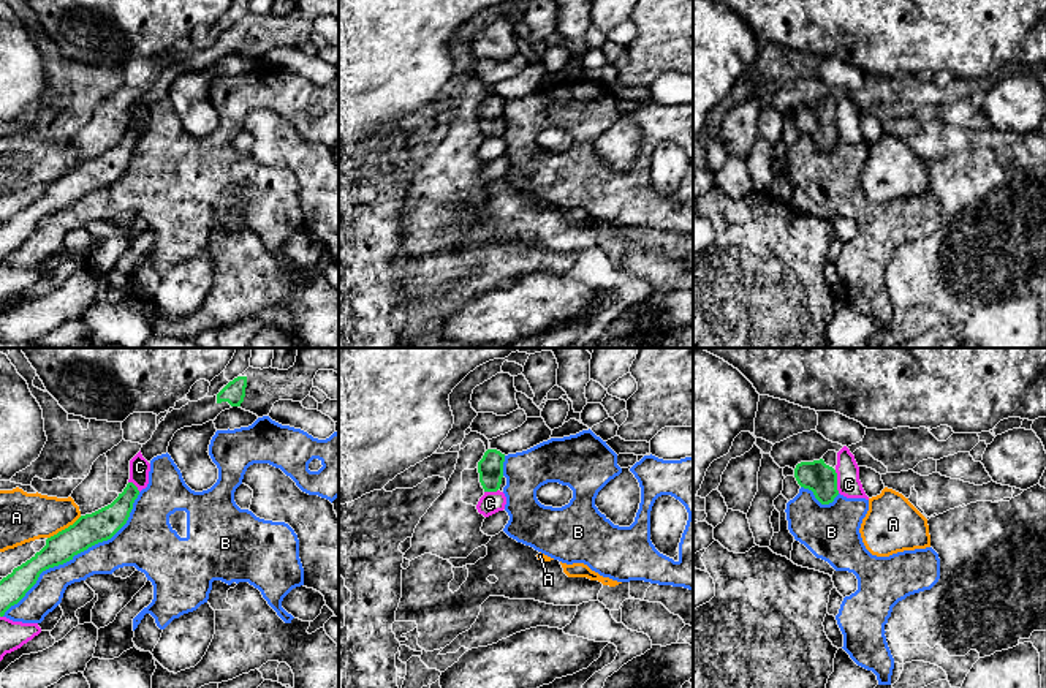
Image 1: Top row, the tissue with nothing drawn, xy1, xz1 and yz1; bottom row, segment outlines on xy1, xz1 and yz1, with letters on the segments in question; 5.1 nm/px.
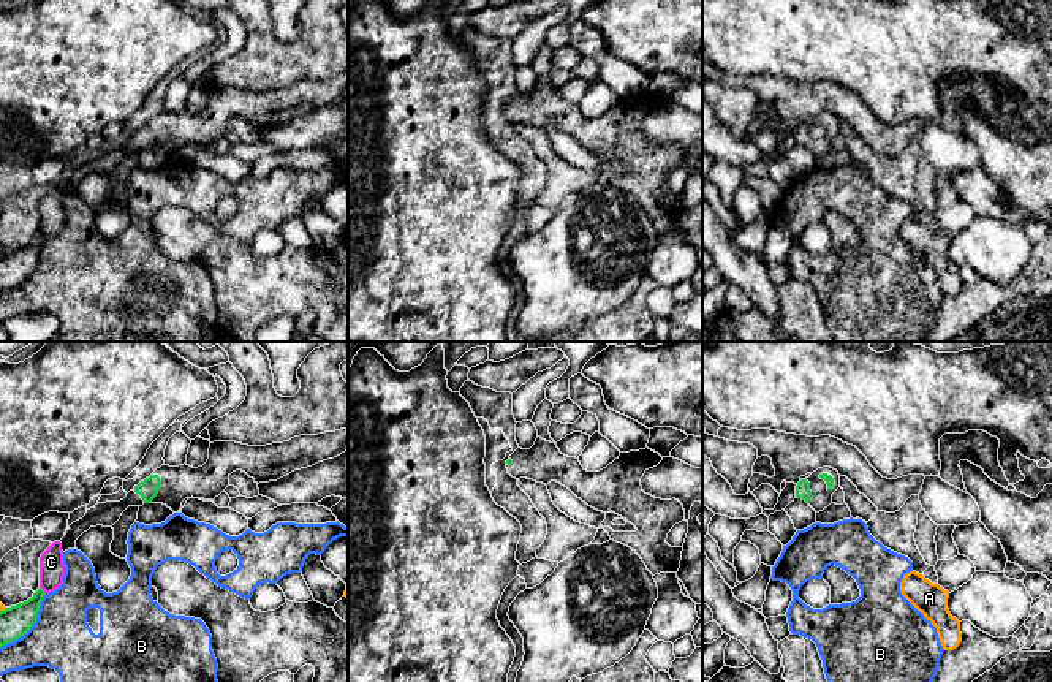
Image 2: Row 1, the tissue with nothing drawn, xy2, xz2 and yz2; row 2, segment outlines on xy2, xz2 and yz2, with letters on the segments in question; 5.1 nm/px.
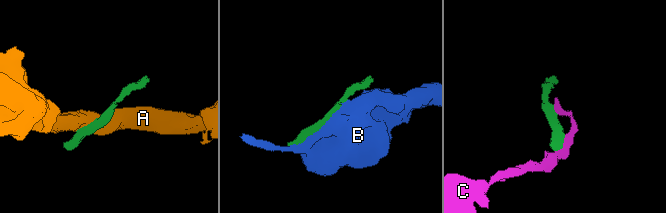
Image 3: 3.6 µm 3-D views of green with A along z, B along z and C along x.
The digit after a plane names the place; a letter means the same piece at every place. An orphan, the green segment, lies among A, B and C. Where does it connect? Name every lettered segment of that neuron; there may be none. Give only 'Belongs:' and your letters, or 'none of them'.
Belongs: none of them

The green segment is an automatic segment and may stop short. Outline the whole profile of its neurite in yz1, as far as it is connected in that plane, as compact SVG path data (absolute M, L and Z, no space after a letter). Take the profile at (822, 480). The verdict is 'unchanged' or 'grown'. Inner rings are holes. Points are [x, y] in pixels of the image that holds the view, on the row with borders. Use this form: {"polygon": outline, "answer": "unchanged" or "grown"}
{"polygon": "M828 451L820 460L798 463L794 478L801 487L812 490L821 505L829 505L839 495L836 465L837 452Z", "answer": "grown"}

